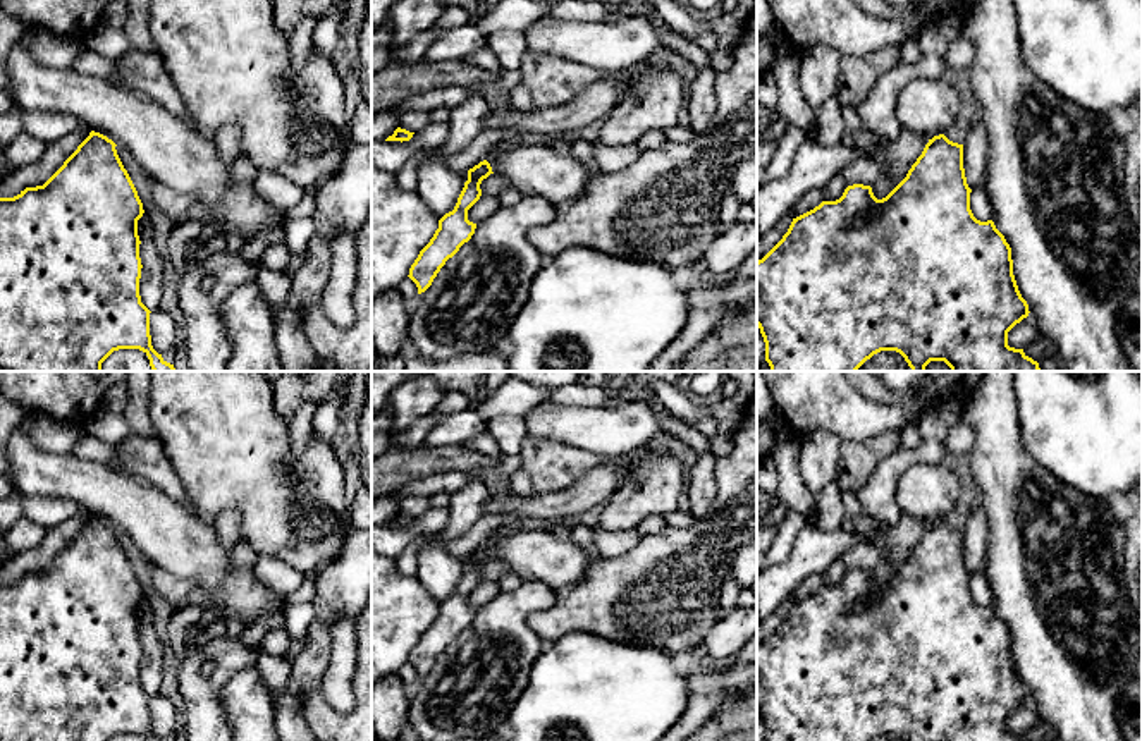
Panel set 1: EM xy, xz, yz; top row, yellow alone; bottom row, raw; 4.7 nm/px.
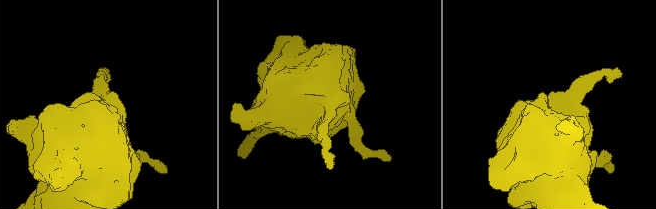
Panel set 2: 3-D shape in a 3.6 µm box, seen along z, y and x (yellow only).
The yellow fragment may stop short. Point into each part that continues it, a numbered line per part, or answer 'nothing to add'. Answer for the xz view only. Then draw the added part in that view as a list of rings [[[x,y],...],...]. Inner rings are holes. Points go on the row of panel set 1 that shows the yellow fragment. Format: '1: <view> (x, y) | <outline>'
nothing to add

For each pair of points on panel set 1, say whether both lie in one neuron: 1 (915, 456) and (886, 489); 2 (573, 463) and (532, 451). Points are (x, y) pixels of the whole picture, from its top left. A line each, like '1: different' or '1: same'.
1: same
2: same

